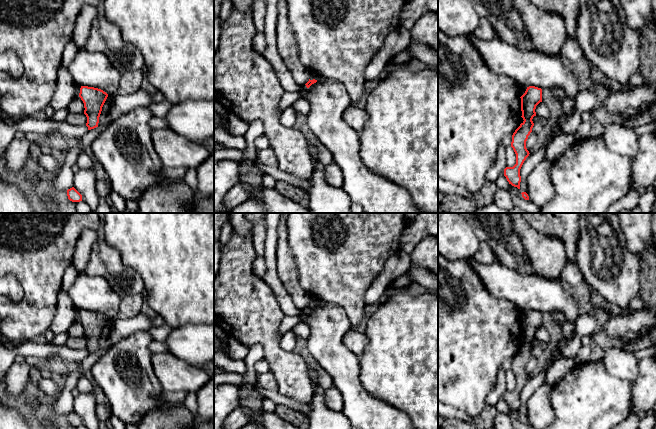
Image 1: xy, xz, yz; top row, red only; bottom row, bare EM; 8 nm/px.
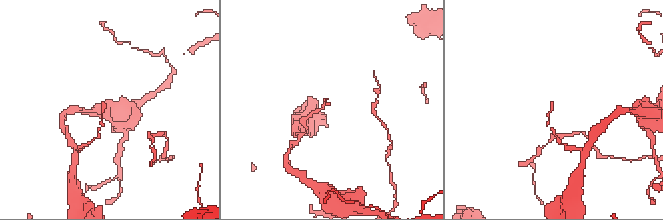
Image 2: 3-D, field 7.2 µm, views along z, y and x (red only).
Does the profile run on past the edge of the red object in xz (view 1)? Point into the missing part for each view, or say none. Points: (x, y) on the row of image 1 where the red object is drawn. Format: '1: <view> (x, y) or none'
1: none

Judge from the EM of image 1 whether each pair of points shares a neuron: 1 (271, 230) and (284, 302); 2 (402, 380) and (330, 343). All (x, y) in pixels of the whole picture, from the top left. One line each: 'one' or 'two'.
1: one
2: two

